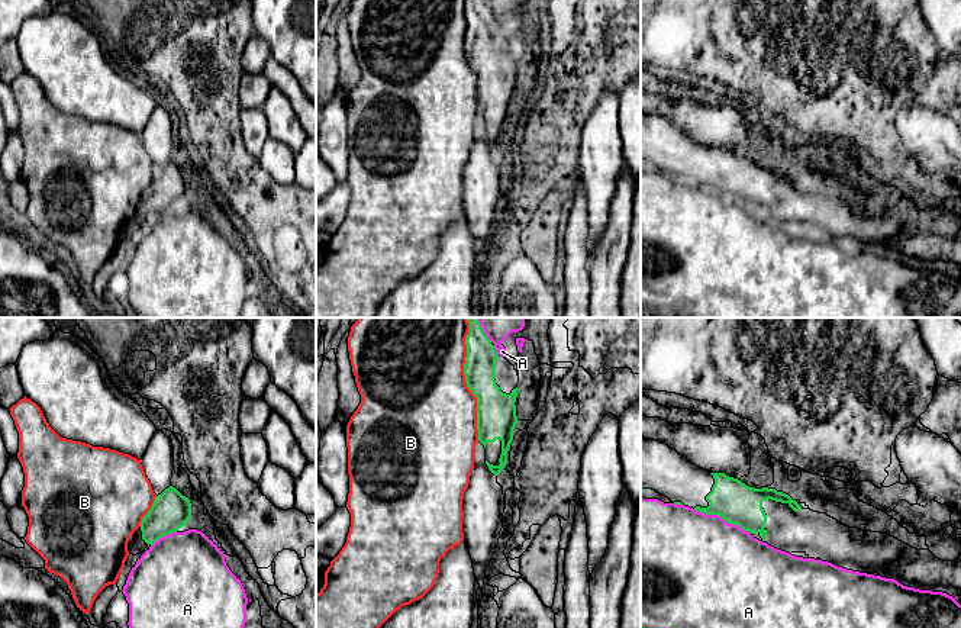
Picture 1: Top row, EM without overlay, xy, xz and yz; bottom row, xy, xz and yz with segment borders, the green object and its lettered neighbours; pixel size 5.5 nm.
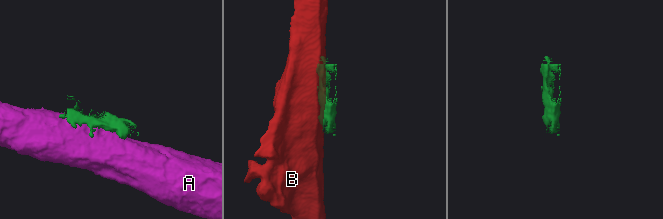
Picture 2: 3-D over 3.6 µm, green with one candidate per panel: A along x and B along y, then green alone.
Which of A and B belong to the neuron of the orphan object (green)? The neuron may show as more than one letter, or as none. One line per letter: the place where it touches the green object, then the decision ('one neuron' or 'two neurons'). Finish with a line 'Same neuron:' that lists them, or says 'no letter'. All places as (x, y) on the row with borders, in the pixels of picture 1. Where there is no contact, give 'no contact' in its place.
A: contact yz (724, 519); two neurons
B: contact xz (466, 379); two neurons
Same neuron: no letter

